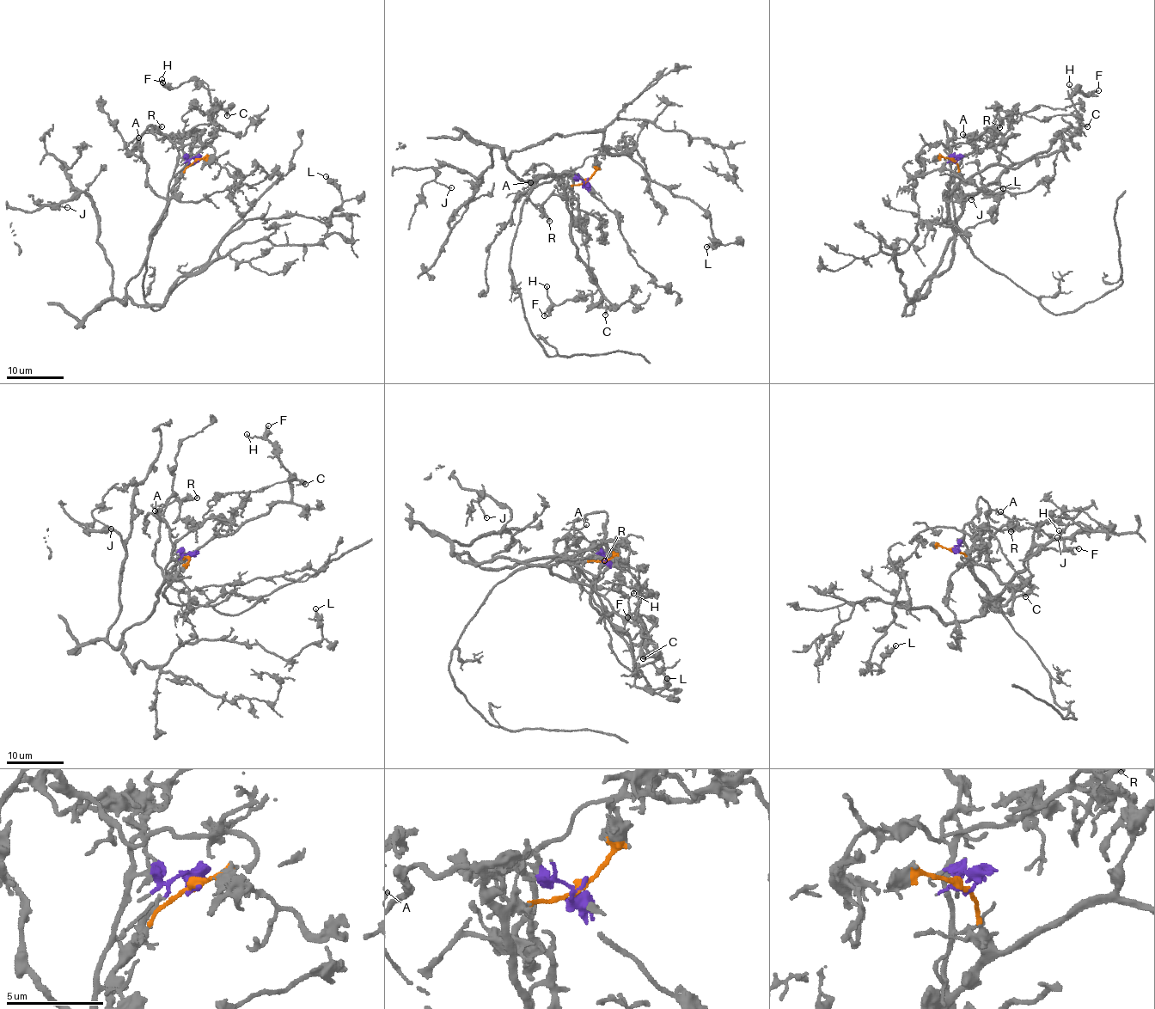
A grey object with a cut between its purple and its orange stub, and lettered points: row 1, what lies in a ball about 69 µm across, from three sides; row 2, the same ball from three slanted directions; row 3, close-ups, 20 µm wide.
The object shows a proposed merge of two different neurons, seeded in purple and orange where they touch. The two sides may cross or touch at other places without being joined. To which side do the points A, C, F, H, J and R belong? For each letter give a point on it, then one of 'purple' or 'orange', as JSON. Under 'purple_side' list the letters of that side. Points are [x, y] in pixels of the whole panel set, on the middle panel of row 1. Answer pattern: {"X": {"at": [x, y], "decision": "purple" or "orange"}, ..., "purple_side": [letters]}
{"A": {"at": [530, 182], "decision": "purple"}, "C": {"at": [605, 314], "decision": "purple"}, "F": {"at": [544, 315], "decision": "orange"}, "H": {"at": [546, 286], "decision": "orange"}, "J": {"at": [451, 187], "decision": "orange"}, "R": {"at": [549, 221], "decision": "purple"}, "purple_side": ["A", "C", "R"]}

